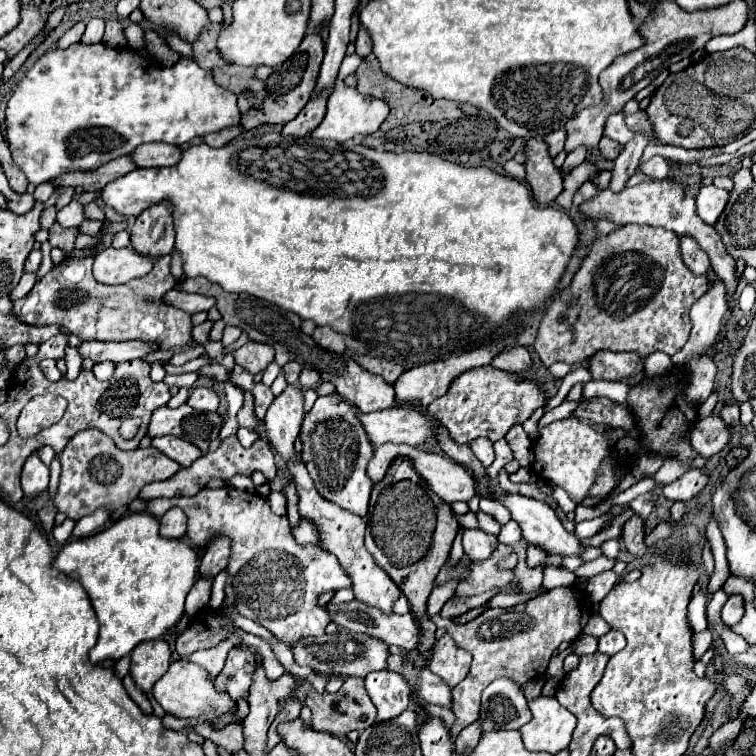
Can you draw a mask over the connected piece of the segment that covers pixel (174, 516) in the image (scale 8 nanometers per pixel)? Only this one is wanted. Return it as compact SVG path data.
M170 508L160 518L160 534L164 538L184 538L186 536L186 516L180 508Z

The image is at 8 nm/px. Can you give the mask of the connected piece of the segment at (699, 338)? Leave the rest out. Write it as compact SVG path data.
M714 280L708 286L708 292L696 300L696 304L690 310L692 318L692 334L686 346L672 356L674 364L684 364L688 356L706 354L714 342L718 340L718 334L724 324L724 314L728 312L726 302L726 288L722 280Z

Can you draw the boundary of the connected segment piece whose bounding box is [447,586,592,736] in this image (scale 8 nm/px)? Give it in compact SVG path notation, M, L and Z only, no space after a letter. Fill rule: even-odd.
M566 586L548 590L526 604L518 604L508 610L490 608L468 624L454 624L454 628L447 633L454 636L460 648L470 652L472 664L468 676L456 688L452 688L452 712L456 720L450 726L450 736L456 736L462 728L478 720L480 694L492 680L510 676L512 680L520 680L520 684L524 684L528 680L542 678L552 652L560 646L560 642L576 640L590 614L586 592L576 586Z

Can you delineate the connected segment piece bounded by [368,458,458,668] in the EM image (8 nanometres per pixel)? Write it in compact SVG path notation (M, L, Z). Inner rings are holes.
M404 458L396 460L386 472L384 480L374 486L368 516L374 542L388 558L382 568L396 582L396 586L400 586L402 594L408 598L410 612L416 616L416 620L420 620L424 636L420 638L420 648L416 648L416 652L420 652L416 666L424 668L430 658L430 650L436 642L436 624L426 614L426 602L434 588L432 580L436 580L436 572L440 572L440 568L446 564L452 542L458 534L456 516L450 504L446 504L426 488L426 482L416 476L414 468L410 466L410 460Z

